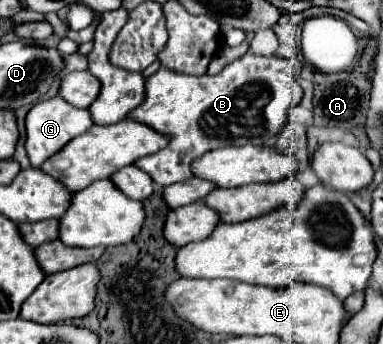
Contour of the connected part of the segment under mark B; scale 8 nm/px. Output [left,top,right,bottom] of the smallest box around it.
[128,54,302,186]

